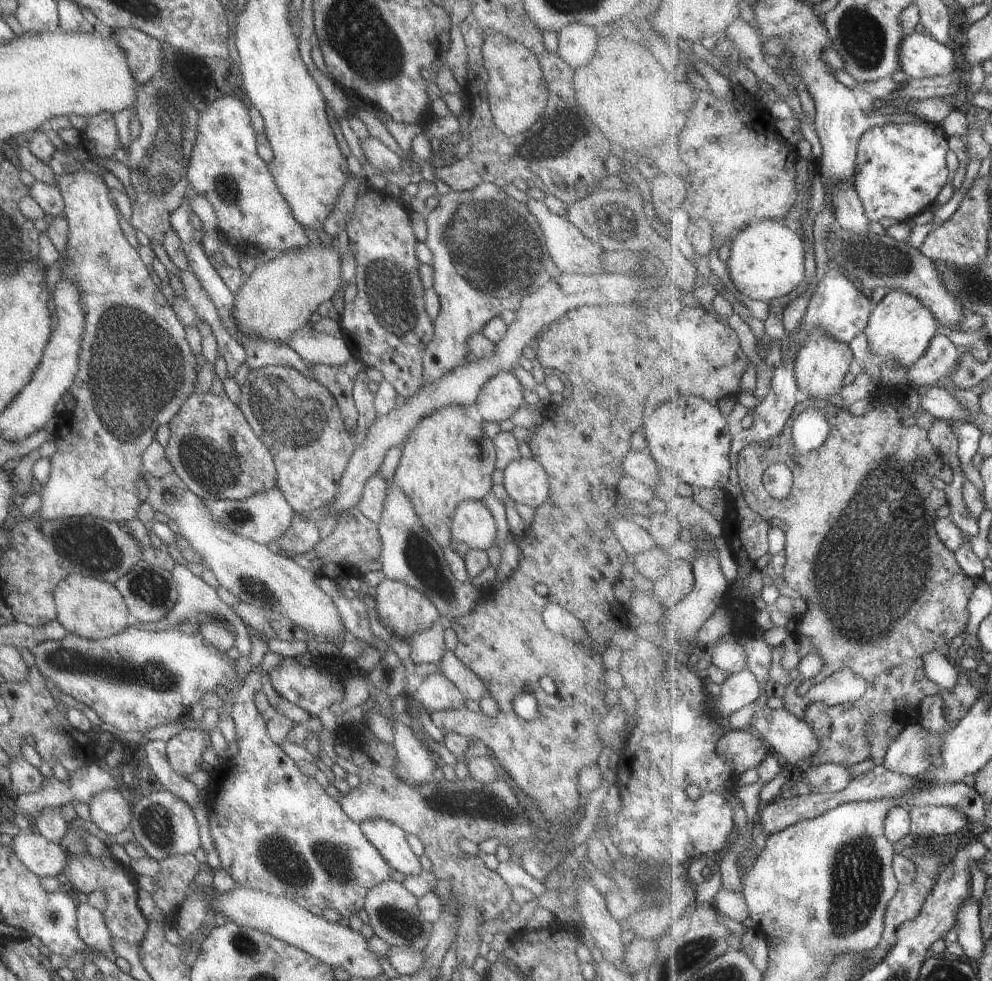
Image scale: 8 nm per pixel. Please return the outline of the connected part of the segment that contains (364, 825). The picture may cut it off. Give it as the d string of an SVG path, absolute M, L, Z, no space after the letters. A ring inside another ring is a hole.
M365 820L365 822L359 823L359 827L363 837L369 842L370 846L373 846L375 852L385 860L385 864L391 870L395 870L403 876L410 877L417 876L421 873L422 869L418 857L407 846L405 840L406 833L403 830L399 830L395 824L385 822L385 820Z

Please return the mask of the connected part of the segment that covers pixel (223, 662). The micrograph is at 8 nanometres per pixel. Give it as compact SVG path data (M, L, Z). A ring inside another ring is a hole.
M193 614L167 630L139 630L130 626L100 640L80 638L68 633L57 641L39 642L30 652L45 682L53 684L63 694L90 708L101 722L114 729L143 734L154 727L176 722L179 716L189 711L189 706L200 702L205 692L215 691L217 686L231 690L233 694L239 691L242 682L237 682L235 678L234 662L225 653L213 650L213 646L209 646L197 630L199 622L205 621L205 616L207 614Z

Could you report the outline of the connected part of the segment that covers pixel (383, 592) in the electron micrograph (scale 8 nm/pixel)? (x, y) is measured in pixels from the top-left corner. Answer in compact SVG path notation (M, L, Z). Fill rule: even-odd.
M384 578L375 586L375 604L377 612L377 620L387 628L387 631L393 633L397 637L406 639L411 634L427 630L431 622L439 620L439 614L435 606L429 601L429 598L415 590L409 584L403 584L399 580L390 580Z

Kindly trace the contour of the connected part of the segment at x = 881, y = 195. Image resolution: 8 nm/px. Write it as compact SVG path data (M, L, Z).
M923 118L903 124L889 122L865 132L858 146L854 186L871 221L887 218L908 223L935 206L937 196L949 182L949 138L940 123Z

